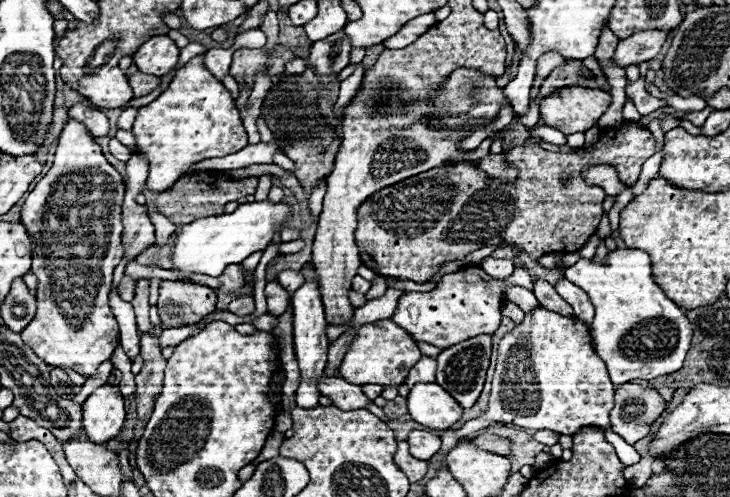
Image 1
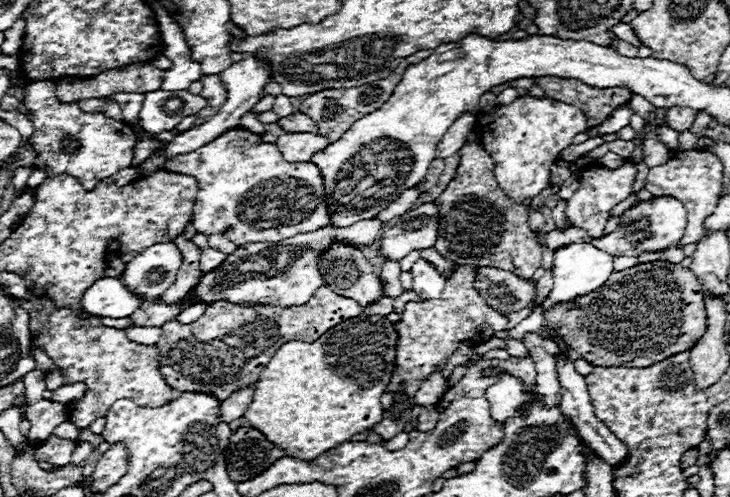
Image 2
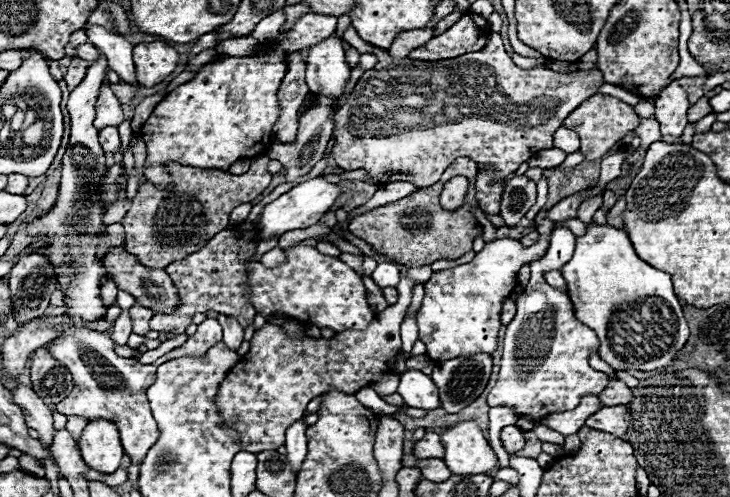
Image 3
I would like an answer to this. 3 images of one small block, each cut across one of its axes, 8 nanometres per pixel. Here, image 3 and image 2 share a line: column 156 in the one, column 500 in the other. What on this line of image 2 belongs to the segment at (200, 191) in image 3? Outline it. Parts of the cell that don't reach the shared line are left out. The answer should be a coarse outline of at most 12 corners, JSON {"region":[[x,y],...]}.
{"region":[[472,142],[438,198],[434,248],[530,280],[542,246],[528,206]]}

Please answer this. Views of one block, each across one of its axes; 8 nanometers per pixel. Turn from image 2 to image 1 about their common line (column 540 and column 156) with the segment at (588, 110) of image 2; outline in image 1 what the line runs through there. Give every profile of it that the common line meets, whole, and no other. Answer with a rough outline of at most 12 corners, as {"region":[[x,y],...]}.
{"region":[[144,72],[130,76],[134,98],[150,94],[160,86],[158,76]]}

